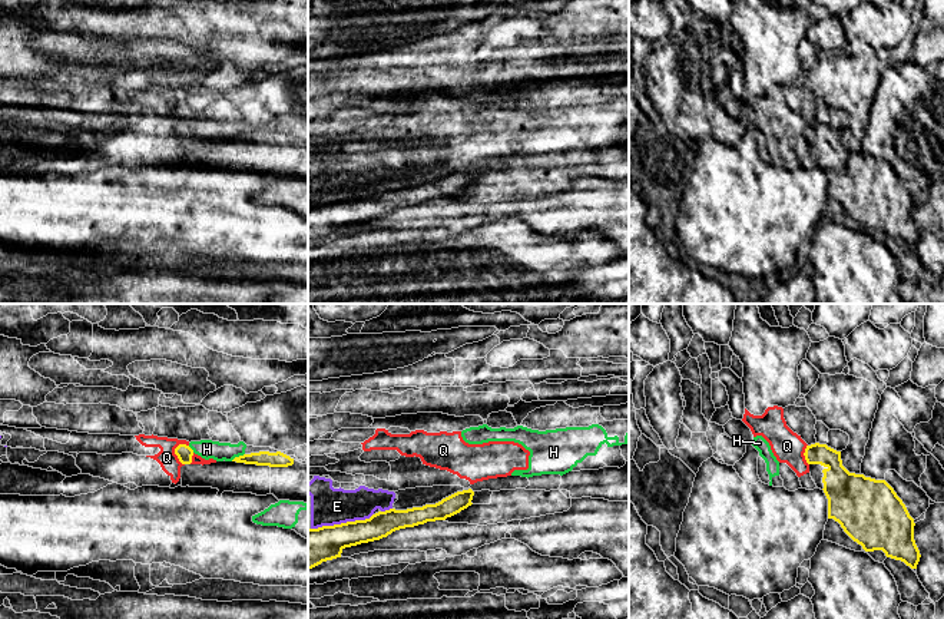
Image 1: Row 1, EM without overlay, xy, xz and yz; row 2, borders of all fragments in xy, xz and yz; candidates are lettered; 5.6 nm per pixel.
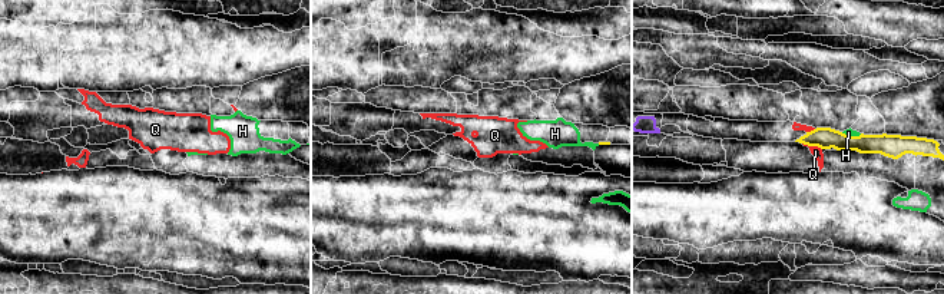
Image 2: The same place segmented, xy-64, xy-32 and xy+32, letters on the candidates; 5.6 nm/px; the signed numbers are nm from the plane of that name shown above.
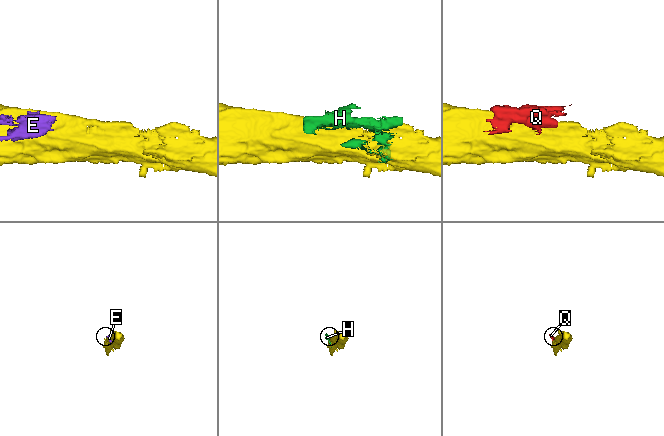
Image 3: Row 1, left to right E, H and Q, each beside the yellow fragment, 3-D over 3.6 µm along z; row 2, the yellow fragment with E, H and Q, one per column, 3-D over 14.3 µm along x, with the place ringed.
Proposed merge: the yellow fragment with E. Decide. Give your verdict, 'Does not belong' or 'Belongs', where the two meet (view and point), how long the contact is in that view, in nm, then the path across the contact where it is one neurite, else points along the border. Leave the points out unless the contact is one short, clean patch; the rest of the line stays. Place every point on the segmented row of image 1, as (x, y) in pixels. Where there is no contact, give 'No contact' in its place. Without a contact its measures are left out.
Does not belong. Touches yellow at xz (341, 523). Shared border 360 nm

